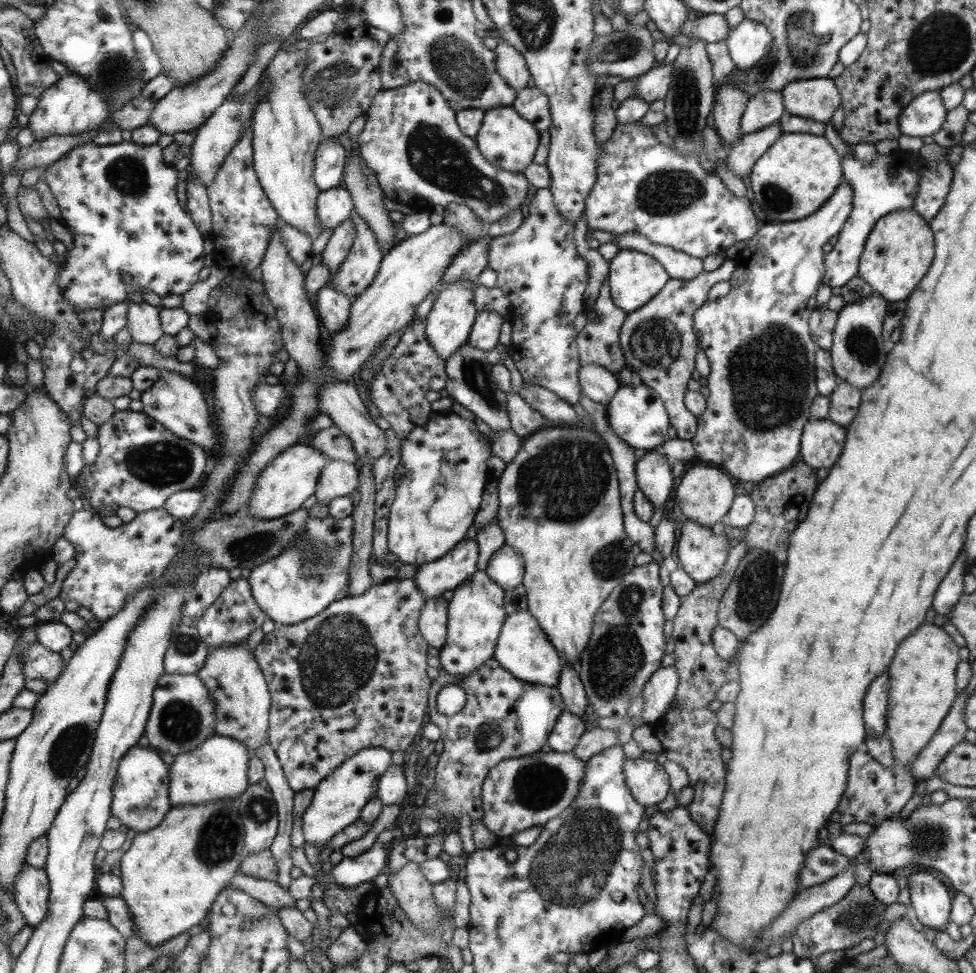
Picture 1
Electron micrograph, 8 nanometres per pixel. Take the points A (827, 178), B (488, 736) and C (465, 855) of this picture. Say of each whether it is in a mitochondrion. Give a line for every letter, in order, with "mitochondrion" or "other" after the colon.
A: other
B: mitochondrion
C: other

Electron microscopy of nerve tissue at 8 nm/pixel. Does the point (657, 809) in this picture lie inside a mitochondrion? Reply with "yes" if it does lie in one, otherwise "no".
no

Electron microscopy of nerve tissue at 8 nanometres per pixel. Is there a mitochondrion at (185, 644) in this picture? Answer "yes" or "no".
yes

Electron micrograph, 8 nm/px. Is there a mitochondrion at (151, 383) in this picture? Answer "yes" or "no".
no

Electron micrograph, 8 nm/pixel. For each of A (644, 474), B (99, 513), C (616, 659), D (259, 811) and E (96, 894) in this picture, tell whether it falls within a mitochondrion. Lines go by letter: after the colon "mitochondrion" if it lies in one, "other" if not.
A: other
B: other
C: mitochondrion
D: mitochondrion
E: other

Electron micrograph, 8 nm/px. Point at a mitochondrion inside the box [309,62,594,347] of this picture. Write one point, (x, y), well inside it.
(440, 160)

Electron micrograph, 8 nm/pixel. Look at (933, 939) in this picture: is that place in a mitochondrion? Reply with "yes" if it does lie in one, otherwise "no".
no

